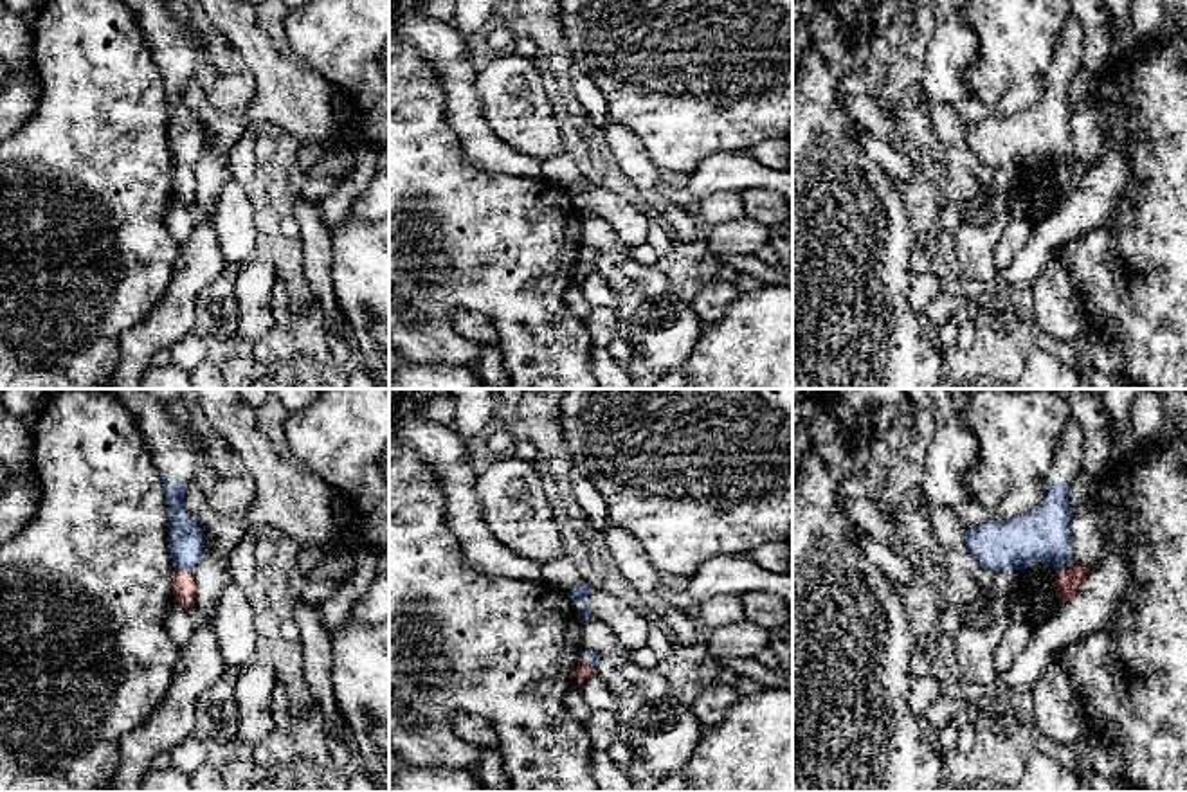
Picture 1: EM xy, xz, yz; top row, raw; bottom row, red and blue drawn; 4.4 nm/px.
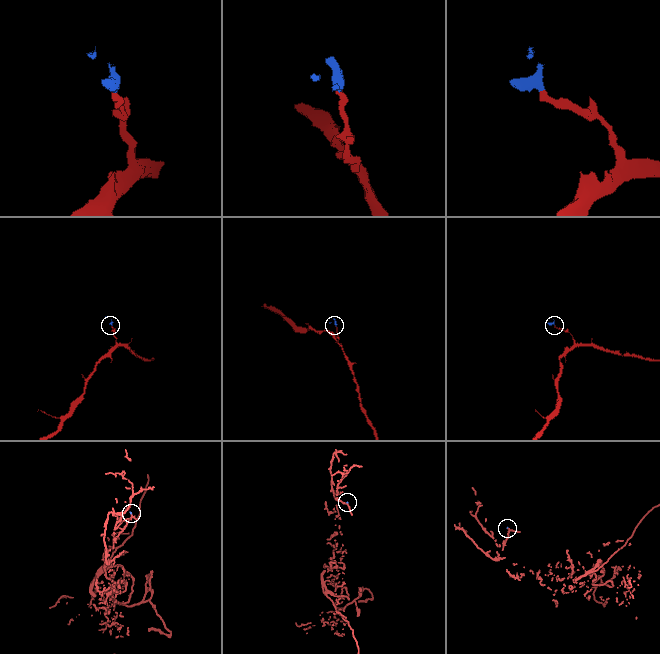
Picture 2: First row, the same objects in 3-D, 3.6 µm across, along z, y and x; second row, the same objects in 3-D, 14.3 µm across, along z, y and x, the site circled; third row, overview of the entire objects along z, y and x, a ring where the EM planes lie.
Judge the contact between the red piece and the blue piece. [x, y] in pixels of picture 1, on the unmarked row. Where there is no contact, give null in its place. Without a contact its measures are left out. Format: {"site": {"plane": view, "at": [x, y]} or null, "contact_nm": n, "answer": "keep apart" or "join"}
{"site": {"plane": "yz", "at": [1063, 164]}, "contact_nm": 90, "answer": "join"}

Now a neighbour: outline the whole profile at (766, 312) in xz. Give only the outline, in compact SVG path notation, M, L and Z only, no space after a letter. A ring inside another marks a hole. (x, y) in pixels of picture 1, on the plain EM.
M762 283L740 293L719 322L704 326L688 360L650 389L793 389L793 288Z

